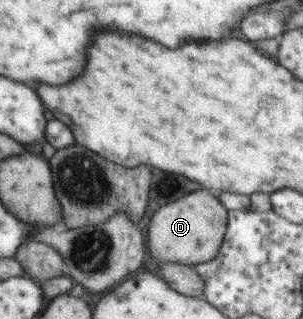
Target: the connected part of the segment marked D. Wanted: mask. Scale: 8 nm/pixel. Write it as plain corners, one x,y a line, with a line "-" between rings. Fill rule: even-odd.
205,188
188,194
173,204
161,206
149,222
145,243
149,263
177,263
196,267
212,261
224,239
228,212
217,199
217,193

